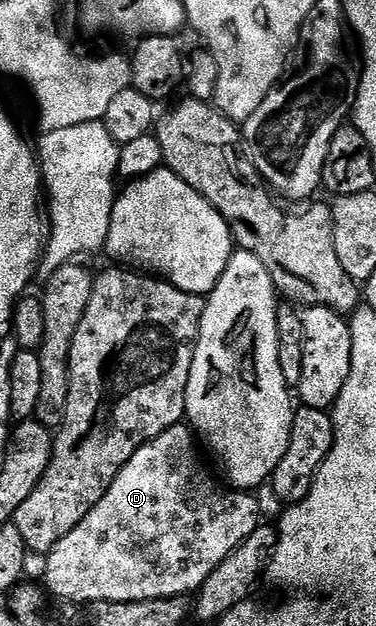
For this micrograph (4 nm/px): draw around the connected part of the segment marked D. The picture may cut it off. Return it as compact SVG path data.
M184 424L170 427L162 436L138 448L122 472L118 472L106 496L86 512L82 524L74 532L66 532L46 555L48 563L44 566L42 582L47 593L64 602L95 604L176 598L199 590L206 576L262 522L257 495L220 483L200 459L199 449L197 435Z

